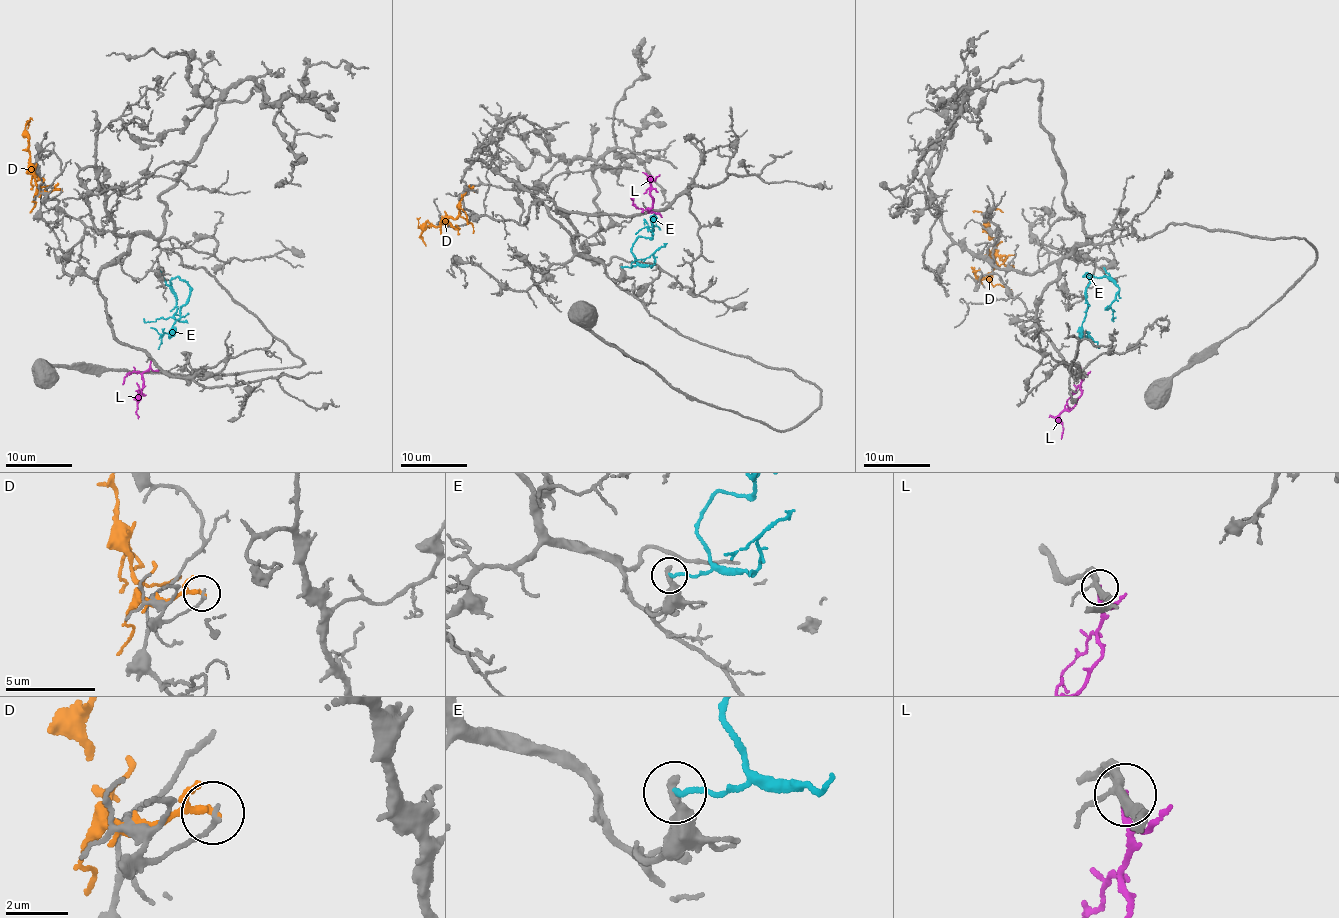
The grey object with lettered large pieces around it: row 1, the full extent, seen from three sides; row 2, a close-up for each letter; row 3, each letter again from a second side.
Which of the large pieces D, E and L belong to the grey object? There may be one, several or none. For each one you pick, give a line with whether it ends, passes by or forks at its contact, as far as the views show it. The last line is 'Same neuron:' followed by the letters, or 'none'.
Same neuron: none

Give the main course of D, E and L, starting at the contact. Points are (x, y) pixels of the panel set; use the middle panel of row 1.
D: (476, 191), (469, 188), (464, 192), (455, 218), (436, 228), (426, 222), (420, 236), (425, 246)
E: (621, 266), (636, 263), (632, 243), (640, 237), (649, 239), (654, 230), (651, 232), (652, 222), (636, 234)
L: (648, 213), (650, 210), (647, 210), (653, 206), (650, 181), (660, 174)

